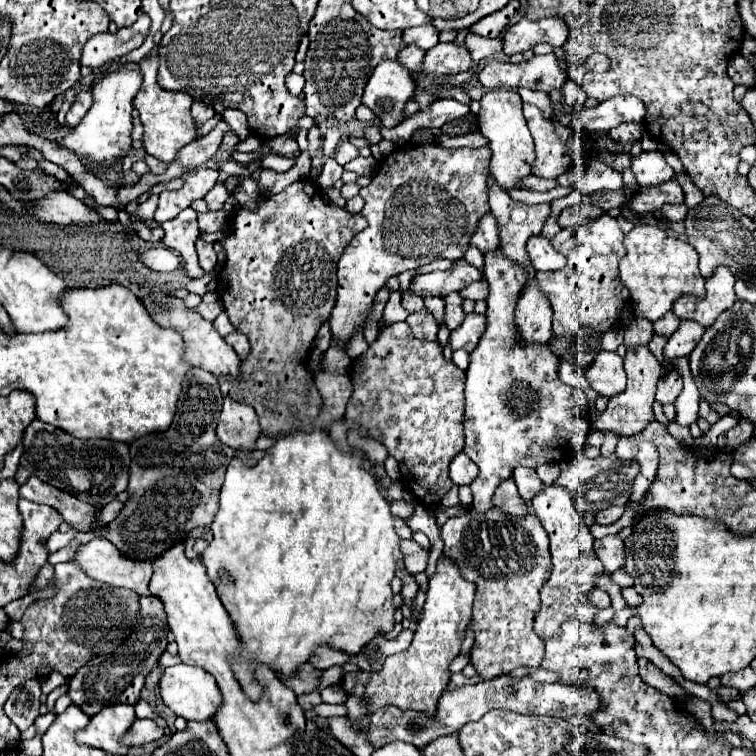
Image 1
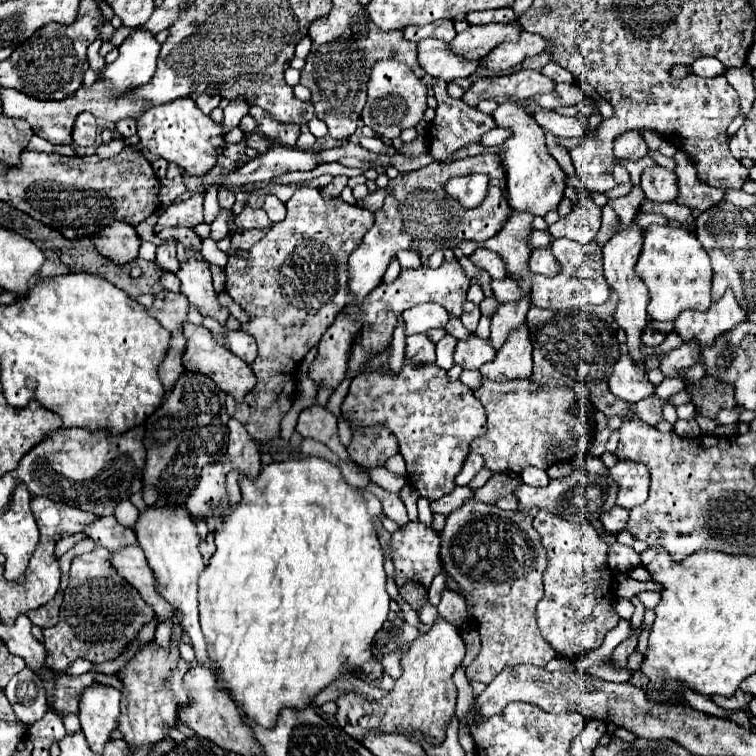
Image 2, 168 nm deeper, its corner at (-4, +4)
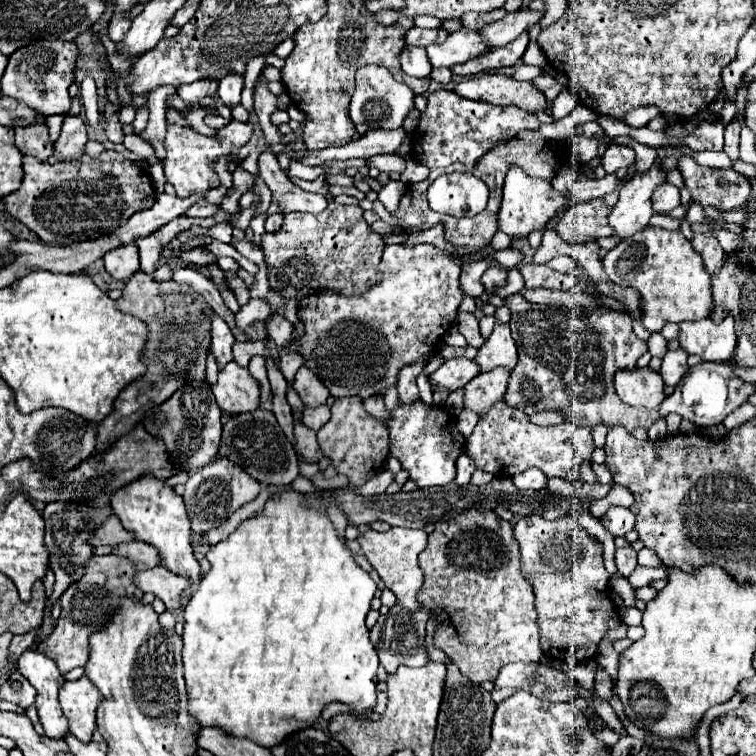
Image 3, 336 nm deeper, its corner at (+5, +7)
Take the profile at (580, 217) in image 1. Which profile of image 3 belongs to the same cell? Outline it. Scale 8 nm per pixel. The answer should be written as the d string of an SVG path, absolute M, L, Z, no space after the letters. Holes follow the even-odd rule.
M602 199L576 203L554 227L554 231L566 243L586 243L600 237L610 237L612 229L608 227L610 207Z

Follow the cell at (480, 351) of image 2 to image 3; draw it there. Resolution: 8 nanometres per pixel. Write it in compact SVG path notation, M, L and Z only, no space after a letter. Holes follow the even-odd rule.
M468 357L446 359L440 365L440 369L432 373L430 385L432 385L432 391L436 387L442 387L446 391L452 391L452 389L464 387L478 373L480 373L480 369L478 369L478 363L474 359L468 359Z

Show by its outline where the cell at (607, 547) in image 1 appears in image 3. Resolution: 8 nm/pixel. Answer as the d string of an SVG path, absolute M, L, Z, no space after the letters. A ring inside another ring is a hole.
M630 545L618 547L616 553L614 553L614 561L616 561L618 571L620 571L624 577L628 577L628 575L634 571L634 567L636 567L636 551L634 551Z

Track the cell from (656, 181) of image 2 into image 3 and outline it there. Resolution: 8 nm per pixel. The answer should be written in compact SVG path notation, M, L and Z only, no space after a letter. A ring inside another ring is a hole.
M664 181L662 185L658 185L658 189L654 189L654 197L652 197L654 213L666 213L678 205L680 205L680 191L676 185Z

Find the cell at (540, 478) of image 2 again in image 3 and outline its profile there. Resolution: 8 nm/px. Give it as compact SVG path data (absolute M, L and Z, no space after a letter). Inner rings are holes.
M526 469L526 471L518 473L518 475L514 475L512 481L514 481L514 485L518 489L534 489L534 491L538 491L538 489L544 489L546 487L546 481L548 479L538 469Z

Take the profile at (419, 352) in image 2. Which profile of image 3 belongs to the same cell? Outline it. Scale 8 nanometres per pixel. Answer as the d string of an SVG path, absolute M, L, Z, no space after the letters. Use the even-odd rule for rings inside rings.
M414 361L414 365L404 365L400 369L398 375L398 393L400 393L400 401L412 403L414 397L418 397L418 387L416 387L416 379L422 373L422 369L426 367L426 361Z

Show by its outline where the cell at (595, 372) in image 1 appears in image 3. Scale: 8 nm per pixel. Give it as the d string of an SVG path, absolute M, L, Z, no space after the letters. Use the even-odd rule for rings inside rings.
M636 367L632 371L618 369L618 373L614 375L614 387L618 397L632 407L658 409L664 401L664 381L656 371L648 367Z

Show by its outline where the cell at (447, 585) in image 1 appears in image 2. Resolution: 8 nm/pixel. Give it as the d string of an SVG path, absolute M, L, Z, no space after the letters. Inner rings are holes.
M439 618L427 634L421 634L401 658L403 674L395 682L395 688L381 700L369 702L357 694L347 694L337 700L337 722L339 726L357 742L361 742L367 732L381 734L423 734L429 744L437 746L445 740L445 731L451 718L455 716L457 688L453 684L453 672L461 666L465 656L465 642L459 630L447 620Z

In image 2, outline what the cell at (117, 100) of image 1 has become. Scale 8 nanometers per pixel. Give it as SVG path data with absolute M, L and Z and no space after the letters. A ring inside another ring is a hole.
M135 30L117 48L119 56L113 64L105 66L103 74L113 82L111 94L129 92L151 80L161 44L147 30Z

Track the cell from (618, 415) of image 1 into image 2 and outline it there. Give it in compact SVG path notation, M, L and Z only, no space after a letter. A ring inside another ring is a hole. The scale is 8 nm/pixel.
M631 222L631 226L623 228L615 236L611 236L603 246L603 266L605 266L605 280L611 288L619 294L619 308L615 308L615 322L627 332L627 346L635 362L647 364L647 368L657 368L659 362L655 358L643 358L641 354L641 330L647 322L647 306L649 306L649 290L645 288L643 280L635 276L635 262L639 258L639 252L643 248L643 228L637 226L637 222Z

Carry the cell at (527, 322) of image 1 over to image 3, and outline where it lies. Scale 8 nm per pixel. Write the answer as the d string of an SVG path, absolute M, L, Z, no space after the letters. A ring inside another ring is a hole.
M492 369L476 375L464 387L464 405L478 415L486 413L486 409L504 397L506 385L510 379L510 369Z

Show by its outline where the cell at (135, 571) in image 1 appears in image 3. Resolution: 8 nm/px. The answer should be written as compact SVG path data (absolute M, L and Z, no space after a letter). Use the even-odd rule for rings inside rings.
M164 567L144 569L134 575L134 585L144 593L154 593L168 609L180 607L180 593L190 585L188 579L170 573Z

